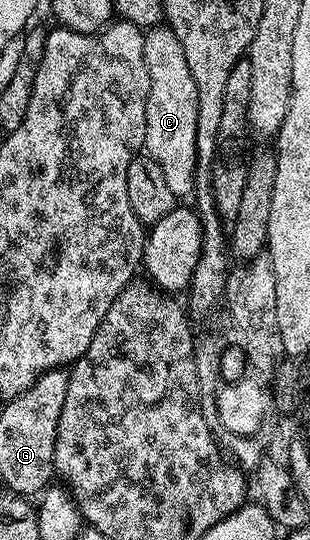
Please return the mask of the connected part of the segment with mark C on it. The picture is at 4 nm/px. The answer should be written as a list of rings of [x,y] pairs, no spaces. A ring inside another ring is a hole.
[[[154,27],[145,33],[143,59],[147,63],[149,97],[147,99],[147,127],[144,152],[162,168],[177,199],[188,198],[194,192],[197,170],[195,131],[199,119],[199,95],[195,91],[195,79],[191,79],[191,67],[187,67],[187,55],[167,27]]]

